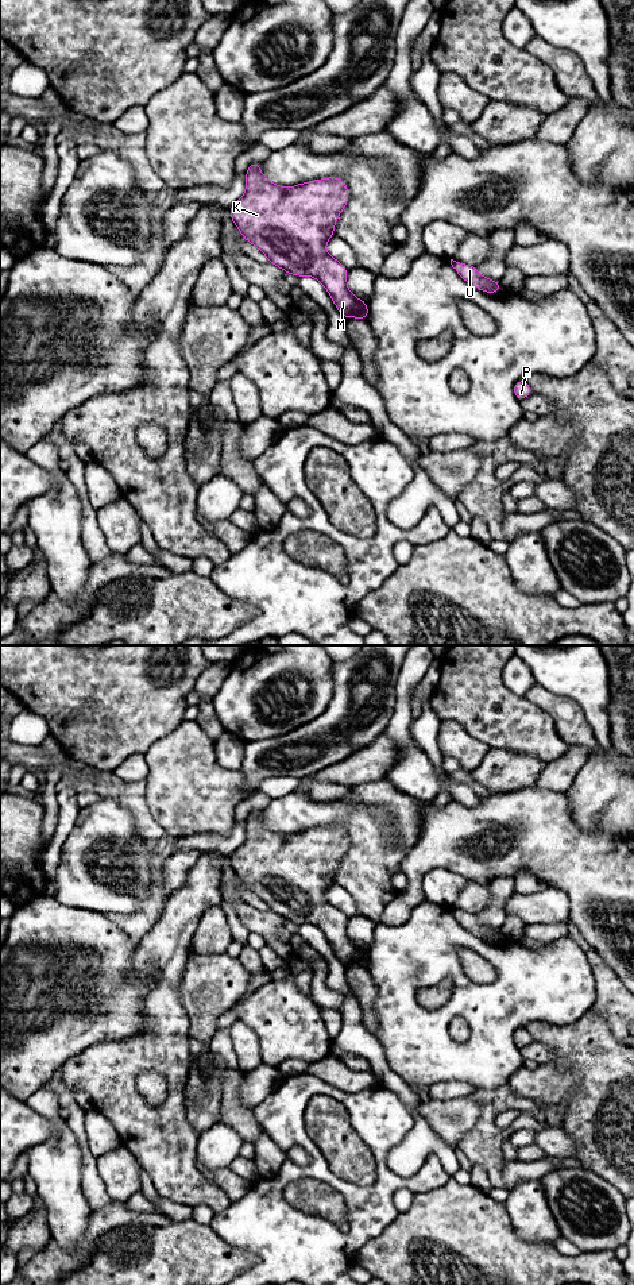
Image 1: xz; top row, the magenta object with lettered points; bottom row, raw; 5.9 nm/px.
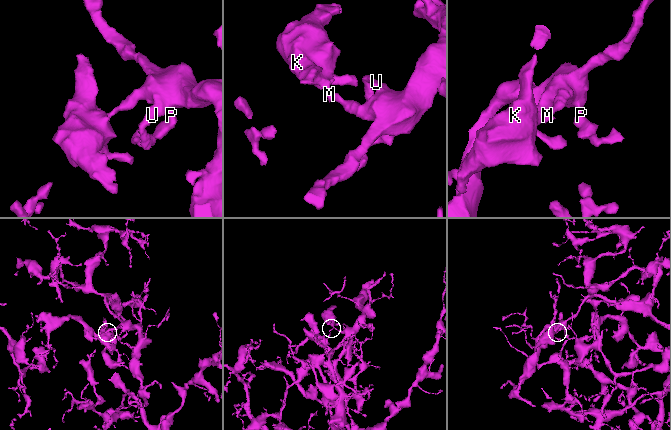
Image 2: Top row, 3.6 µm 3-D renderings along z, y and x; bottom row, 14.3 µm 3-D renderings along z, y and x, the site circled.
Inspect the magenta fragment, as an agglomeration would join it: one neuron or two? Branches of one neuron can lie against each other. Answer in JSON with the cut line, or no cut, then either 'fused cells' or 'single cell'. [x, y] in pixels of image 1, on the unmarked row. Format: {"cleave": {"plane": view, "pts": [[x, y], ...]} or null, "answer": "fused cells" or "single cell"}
{"cleave": {"plane": "xz", "pts": [[359, 948], [354, 963]]}, "answer": "fused cells"}

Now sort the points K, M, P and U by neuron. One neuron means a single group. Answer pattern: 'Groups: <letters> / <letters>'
Groups: K M / P U

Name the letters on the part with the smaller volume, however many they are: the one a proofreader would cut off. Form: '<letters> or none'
K, M

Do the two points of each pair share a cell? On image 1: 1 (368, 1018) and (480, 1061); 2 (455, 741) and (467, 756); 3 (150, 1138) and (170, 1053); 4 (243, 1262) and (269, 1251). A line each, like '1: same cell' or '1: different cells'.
1: different cells
2: same cell
3: same cell
4: different cells

